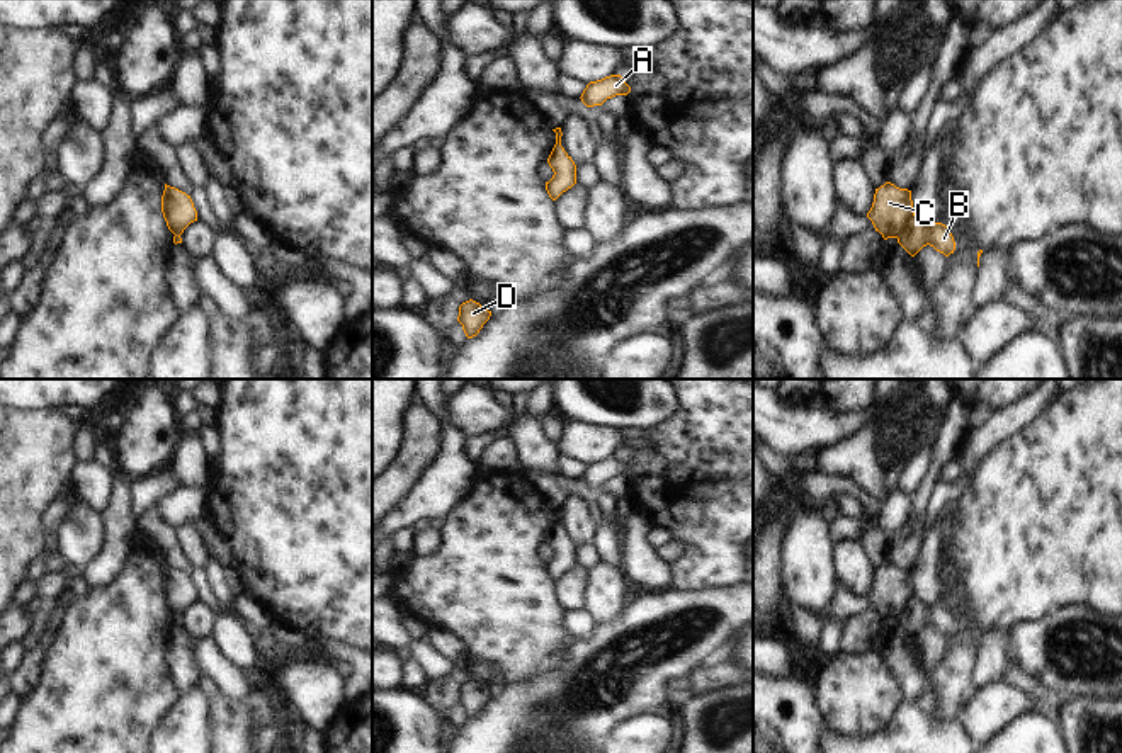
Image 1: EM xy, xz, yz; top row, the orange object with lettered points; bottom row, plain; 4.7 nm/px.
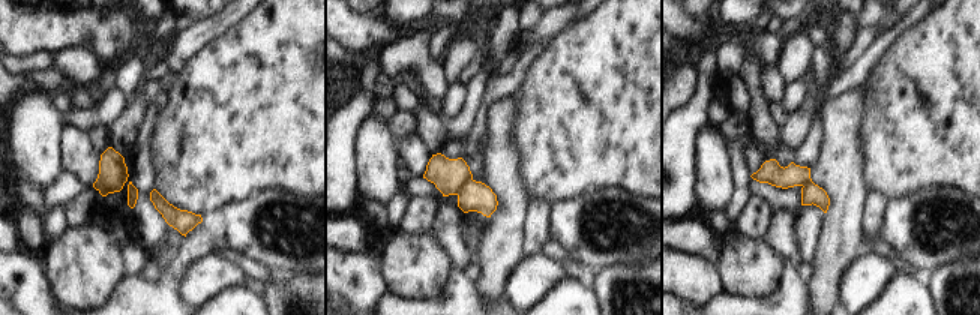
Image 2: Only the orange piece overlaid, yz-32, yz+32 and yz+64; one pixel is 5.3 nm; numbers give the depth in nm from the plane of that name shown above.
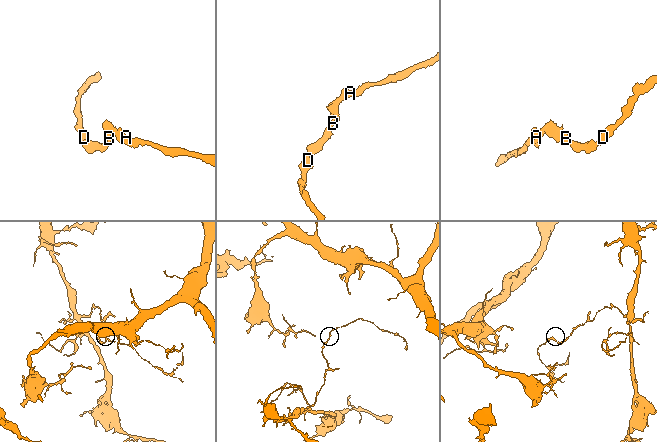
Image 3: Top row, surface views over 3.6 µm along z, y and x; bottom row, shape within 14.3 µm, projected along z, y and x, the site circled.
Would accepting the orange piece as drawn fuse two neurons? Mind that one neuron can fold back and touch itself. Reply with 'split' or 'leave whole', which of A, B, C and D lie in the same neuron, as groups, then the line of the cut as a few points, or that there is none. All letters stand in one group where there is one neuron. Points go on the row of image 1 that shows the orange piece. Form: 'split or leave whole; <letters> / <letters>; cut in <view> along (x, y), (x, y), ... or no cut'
split; A C / B D; cut in yz along (913, 215), (896, 237)

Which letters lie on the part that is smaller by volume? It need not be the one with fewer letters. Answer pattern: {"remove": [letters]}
{"remove": ["A", "C"]}

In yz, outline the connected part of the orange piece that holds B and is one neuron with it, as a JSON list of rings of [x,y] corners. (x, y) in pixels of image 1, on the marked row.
[[[913,216],[906,229],[898,236],[898,243],[915,257],[923,246],[930,245],[937,252],[949,257],[955,250],[955,241],[950,229],[942,224],[925,224],[920,218]]]

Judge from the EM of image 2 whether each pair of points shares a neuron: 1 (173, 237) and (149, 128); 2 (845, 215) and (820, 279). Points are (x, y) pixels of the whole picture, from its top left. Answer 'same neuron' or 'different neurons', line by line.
1: different neurons
2: same neuron

